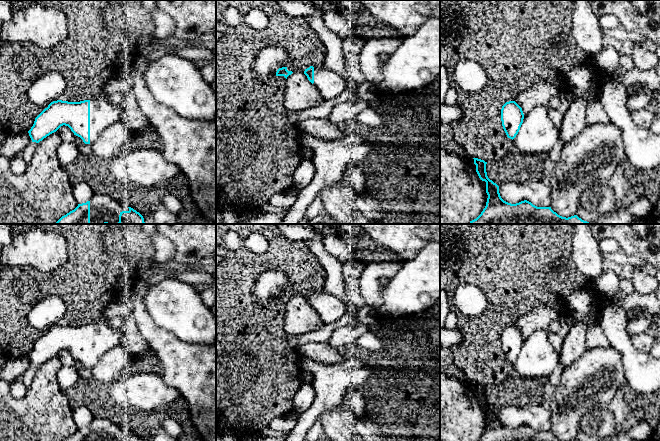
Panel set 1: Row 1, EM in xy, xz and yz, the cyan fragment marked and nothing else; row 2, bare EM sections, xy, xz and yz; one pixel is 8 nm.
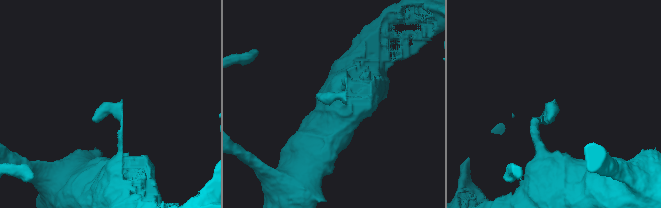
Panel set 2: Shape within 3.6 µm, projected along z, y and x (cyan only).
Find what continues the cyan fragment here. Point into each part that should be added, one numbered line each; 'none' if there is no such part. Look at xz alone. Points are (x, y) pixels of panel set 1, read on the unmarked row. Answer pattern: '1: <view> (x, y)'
1: xz (330, 308)

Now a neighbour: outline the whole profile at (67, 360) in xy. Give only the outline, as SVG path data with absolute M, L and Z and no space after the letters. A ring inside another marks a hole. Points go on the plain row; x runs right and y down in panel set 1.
M61 350L57 356L61 360L61 363L65 367L73 367L75 368L76 365L76 359L71 355L71 353L68 350Z

